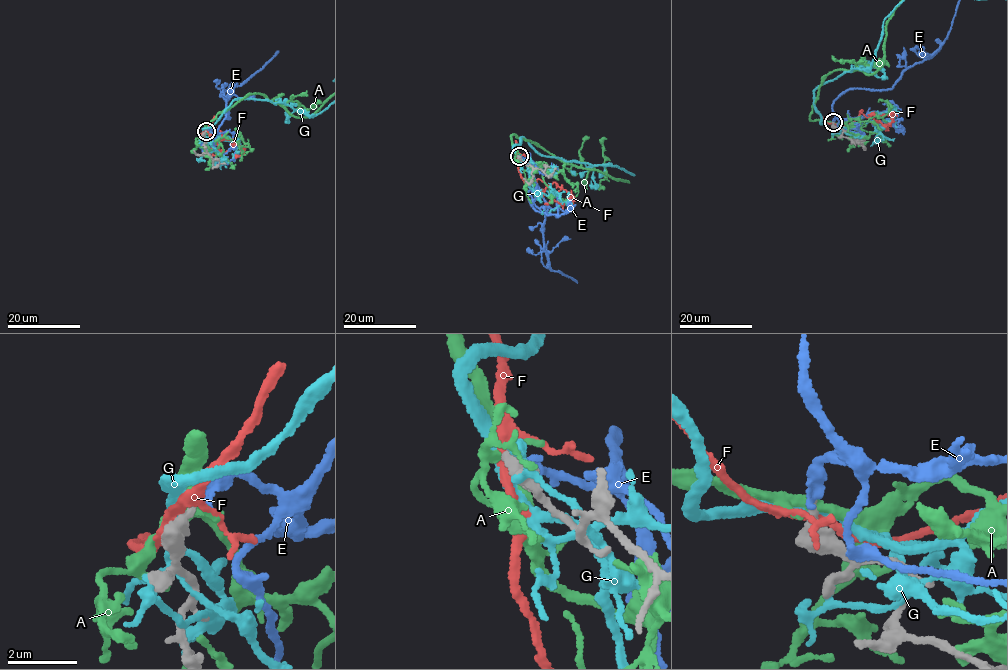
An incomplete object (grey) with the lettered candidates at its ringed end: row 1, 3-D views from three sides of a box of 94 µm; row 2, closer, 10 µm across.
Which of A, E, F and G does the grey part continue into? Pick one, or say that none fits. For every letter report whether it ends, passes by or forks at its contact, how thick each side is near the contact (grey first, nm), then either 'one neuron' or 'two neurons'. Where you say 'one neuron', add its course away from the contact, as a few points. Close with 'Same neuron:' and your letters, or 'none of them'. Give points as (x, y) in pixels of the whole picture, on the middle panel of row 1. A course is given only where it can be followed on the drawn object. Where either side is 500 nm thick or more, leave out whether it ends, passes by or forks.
A: it forks there; 360 nm thick on the grey side, 240 nm on the other; two neurons
E: it ends there; 280 nm thick on the grey side, 260 nm on the other; one neuron
F: it passes by; 480 nm thick on the grey side, 220 nm on the other; two neurons
G: it passes by; 380 nm thick on the grey side, 280 nm on the other; two neurons
Same neuron: E

